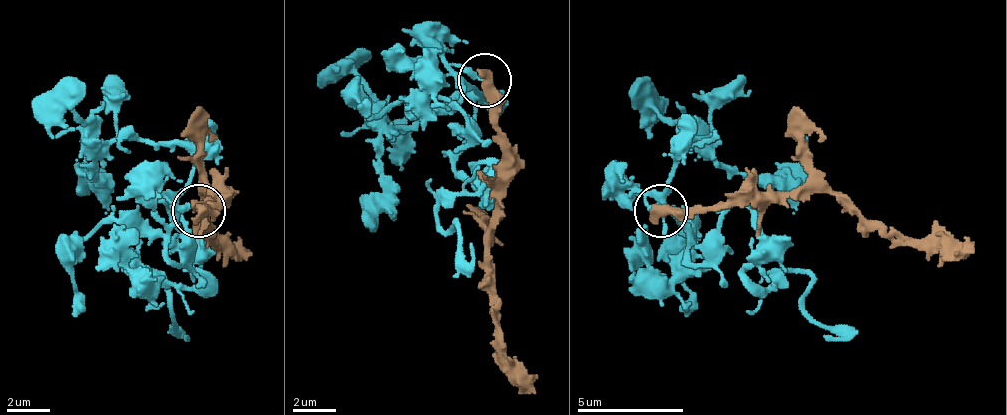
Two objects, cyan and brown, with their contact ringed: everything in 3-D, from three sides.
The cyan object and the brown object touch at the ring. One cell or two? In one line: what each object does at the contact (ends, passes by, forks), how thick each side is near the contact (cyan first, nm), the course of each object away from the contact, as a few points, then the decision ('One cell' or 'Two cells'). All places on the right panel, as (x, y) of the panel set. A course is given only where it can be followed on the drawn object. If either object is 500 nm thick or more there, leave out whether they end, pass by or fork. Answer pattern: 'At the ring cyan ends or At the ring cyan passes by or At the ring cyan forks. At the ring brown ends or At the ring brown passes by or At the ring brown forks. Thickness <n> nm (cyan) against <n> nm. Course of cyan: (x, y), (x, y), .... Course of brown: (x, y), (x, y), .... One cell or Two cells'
Thickness 260 nm (cyan) against 550 nm. Course of cyan: (659, 209), (696, 241), (744, 204), (765, 273), (776, 283), (803, 273), (808, 289), (803, 304), (856, 336). Course of brown: (659, 209), (840, 193), (866, 219), (973, 251). Two cells

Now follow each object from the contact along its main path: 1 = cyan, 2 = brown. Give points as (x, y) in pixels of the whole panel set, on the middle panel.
1: (483, 79), (451, 116), (467, 132), (456, 164), (477, 185), (451, 196), (435, 222), (451, 222), (472, 275)
2: (483, 79), (504, 153), (488, 259), (499, 355), (536, 392)

